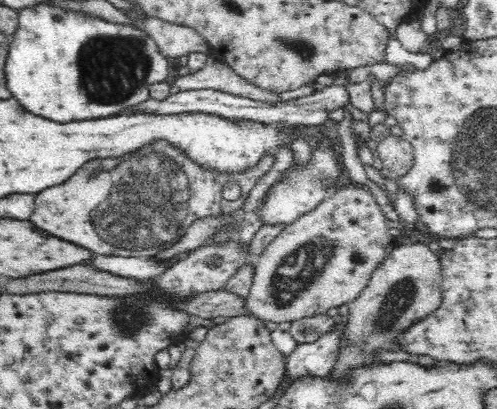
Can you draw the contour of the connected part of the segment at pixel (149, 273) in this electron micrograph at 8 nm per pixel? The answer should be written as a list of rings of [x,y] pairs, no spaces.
[[[93,253],[91,265],[124,278],[154,280],[166,270],[166,263],[156,263],[152,257],[120,257]]]

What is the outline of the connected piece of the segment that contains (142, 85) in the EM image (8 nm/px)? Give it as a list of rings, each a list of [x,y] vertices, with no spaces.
[[[56,5],[36,6],[36,8],[19,12],[18,28],[9,39],[9,49],[7,59],[5,60],[6,70],[4,70],[4,72],[8,72],[8,88],[14,92],[14,96],[22,102],[22,106],[24,106],[28,112],[32,112],[32,114],[36,114],[36,116],[44,116],[44,118],[54,120],[54,122],[62,122],[62,124],[64,124],[64,122],[72,122],[72,120],[90,120],[90,118],[105,118],[122,114],[125,110],[128,110],[128,108],[134,108],[134,106],[138,106],[138,104],[150,100],[150,88],[160,82],[168,80],[169,71],[173,67],[173,65],[168,63],[168,57],[164,56],[159,51],[159,46],[156,44],[156,41],[141,28],[133,24],[108,22],[107,20],[102,20],[91,14],[66,10]]]

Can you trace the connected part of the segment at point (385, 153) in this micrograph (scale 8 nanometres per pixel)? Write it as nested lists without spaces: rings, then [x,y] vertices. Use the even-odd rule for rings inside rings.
[[[390,135],[379,140],[378,156],[393,177],[404,176],[413,165],[413,147],[402,137]]]

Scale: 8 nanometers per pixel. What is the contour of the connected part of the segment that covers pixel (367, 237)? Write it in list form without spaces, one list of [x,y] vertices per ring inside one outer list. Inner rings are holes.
[[[350,182],[350,185],[336,191],[318,208],[298,218],[254,258],[252,286],[244,299],[246,314],[264,322],[292,322],[304,317],[326,313],[330,308],[352,302],[367,287],[372,273],[384,262],[389,249],[386,245],[392,237],[388,234],[386,218],[376,199],[366,187]]]

